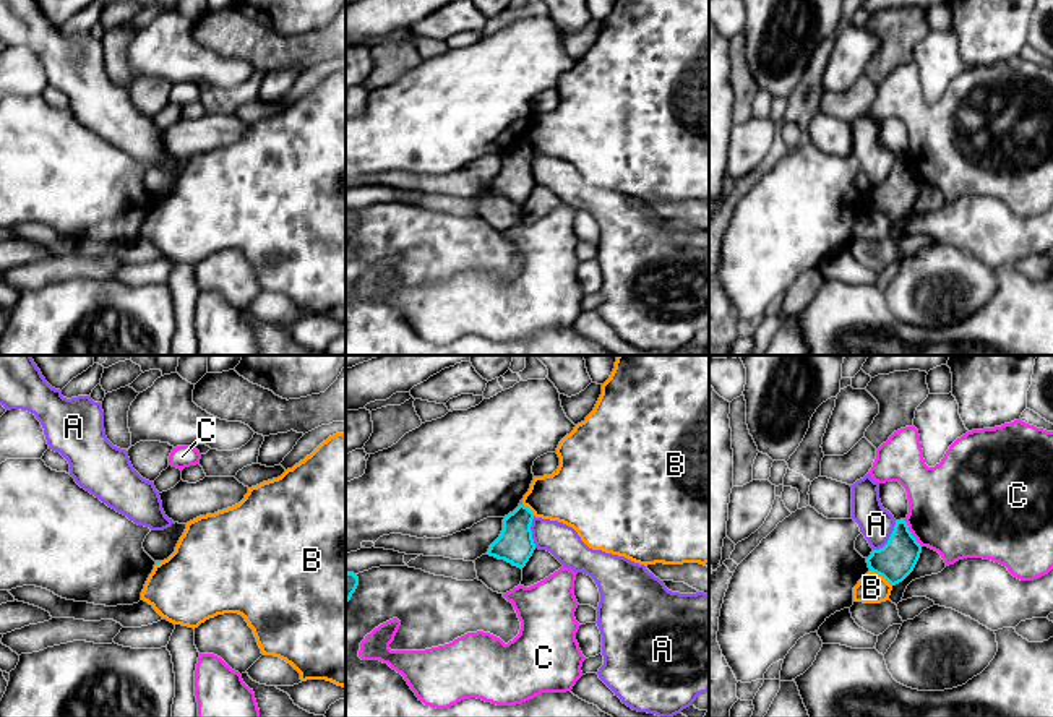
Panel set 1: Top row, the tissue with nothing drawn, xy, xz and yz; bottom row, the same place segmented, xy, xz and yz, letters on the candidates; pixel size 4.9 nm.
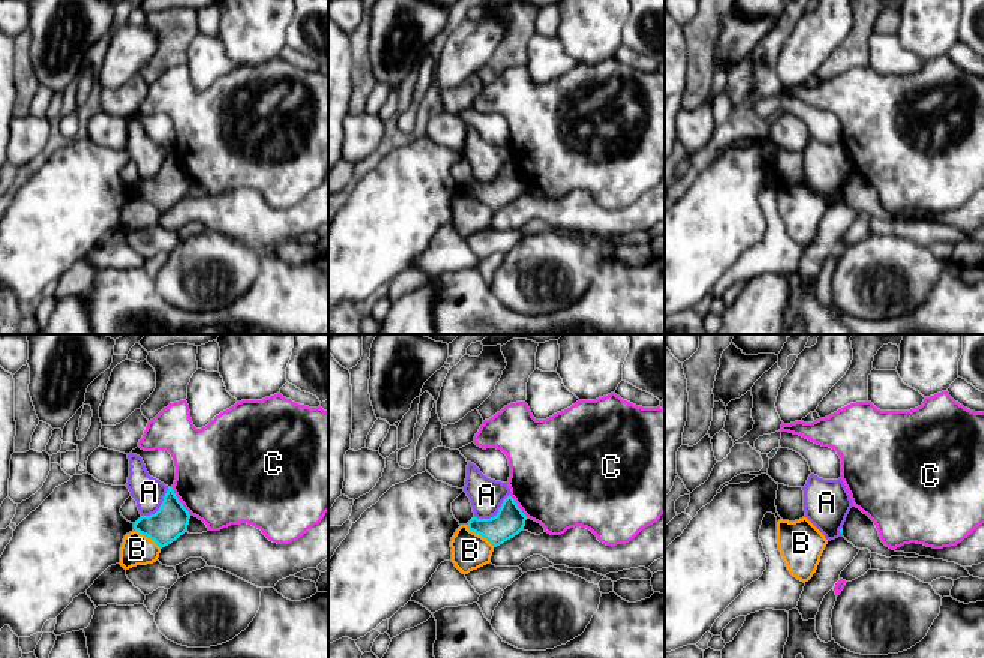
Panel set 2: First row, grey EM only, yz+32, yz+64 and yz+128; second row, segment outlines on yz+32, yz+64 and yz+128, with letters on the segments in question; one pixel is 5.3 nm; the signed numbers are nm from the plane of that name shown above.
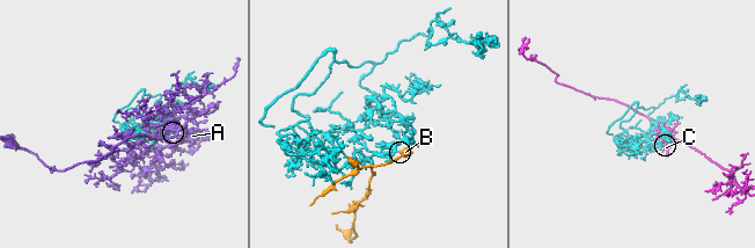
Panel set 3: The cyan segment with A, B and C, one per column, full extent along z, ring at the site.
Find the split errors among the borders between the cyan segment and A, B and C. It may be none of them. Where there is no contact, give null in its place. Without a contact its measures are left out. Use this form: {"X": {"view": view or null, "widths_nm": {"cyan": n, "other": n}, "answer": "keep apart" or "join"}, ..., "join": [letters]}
{"A": {"view": "yz", "widths_nm": {"cyan": 190, "other": 170}, "answer": "keep apart"}, "B": {"view": "yz", "widths_nm": {"cyan": 190, "other": 150}, "answer": "keep apart"}, "C": {"view": "yz", "widths_nm": {"cyan": 190, "other": 460}, "answer": "keep apart"}, "join": []}

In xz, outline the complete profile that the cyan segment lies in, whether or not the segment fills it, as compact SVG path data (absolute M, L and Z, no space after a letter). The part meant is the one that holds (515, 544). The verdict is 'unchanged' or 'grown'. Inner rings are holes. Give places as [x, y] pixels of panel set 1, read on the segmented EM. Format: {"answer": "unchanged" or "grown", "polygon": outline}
{"answer": "unchanged", "polygon": "M519 504L513 513L505 516L503 530L490 545L487 555L522 569L535 550L531 530L532 519L534 513L524 504Z"}

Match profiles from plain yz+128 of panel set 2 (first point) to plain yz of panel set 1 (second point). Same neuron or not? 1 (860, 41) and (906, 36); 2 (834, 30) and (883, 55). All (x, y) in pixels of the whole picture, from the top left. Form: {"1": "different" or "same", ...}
{"1": "same", "2": "different"}

